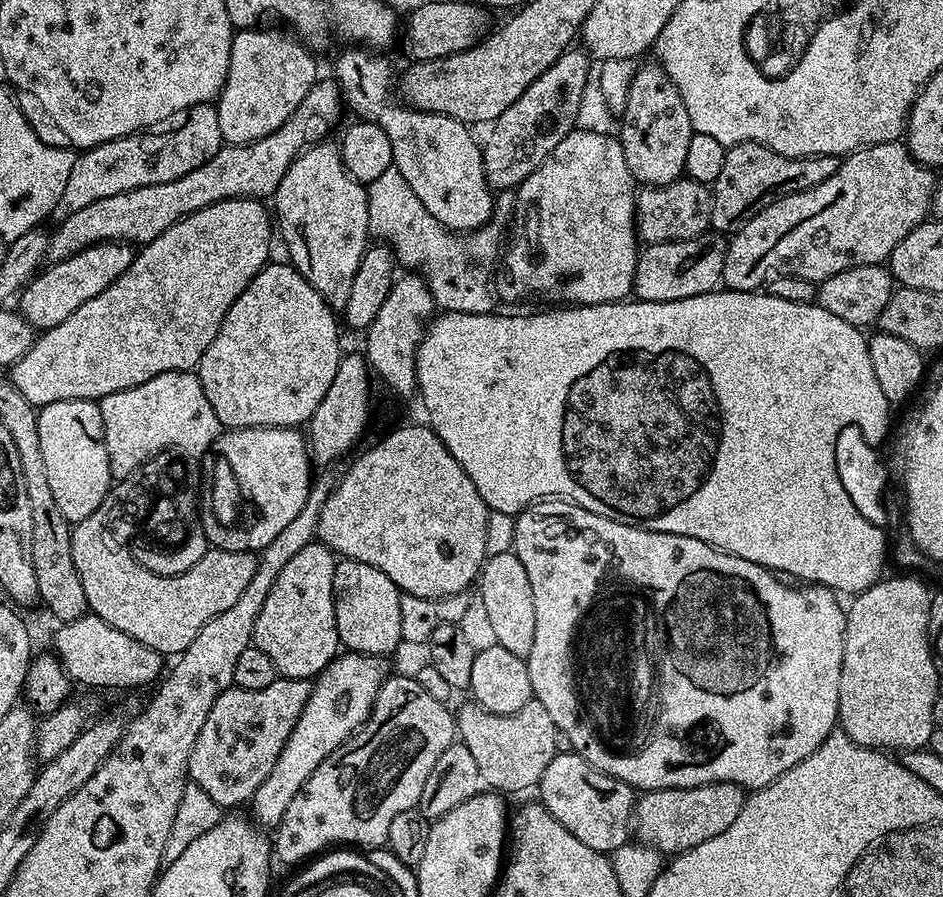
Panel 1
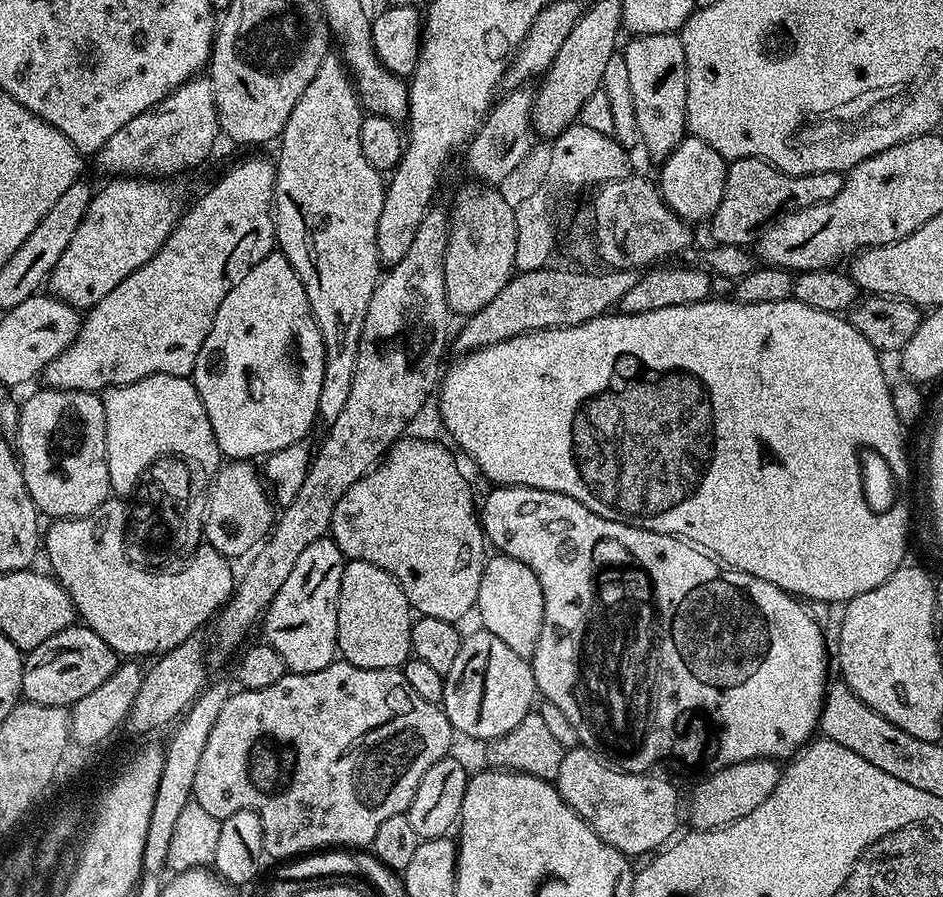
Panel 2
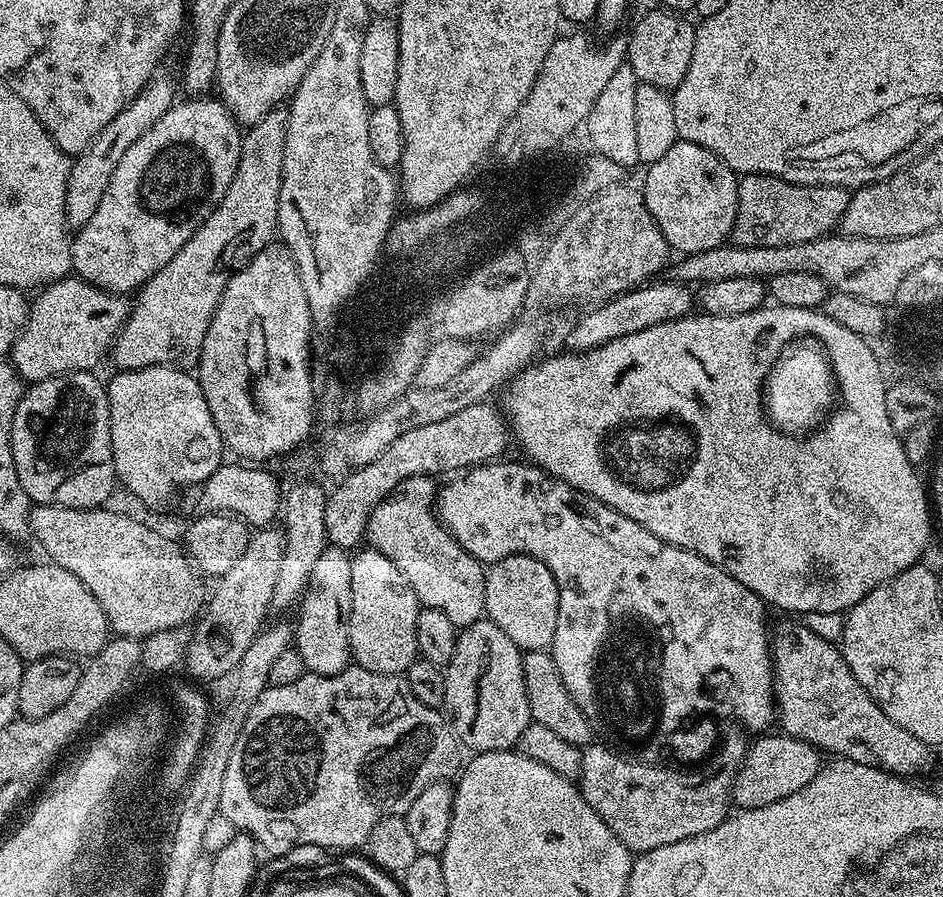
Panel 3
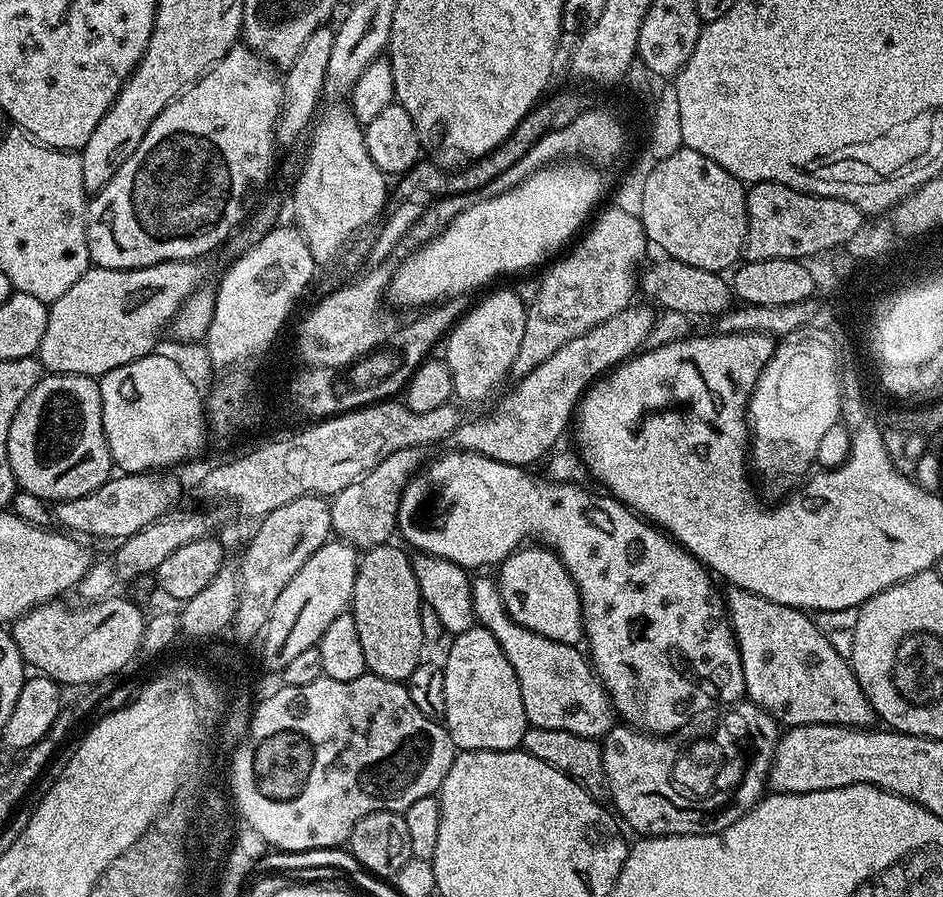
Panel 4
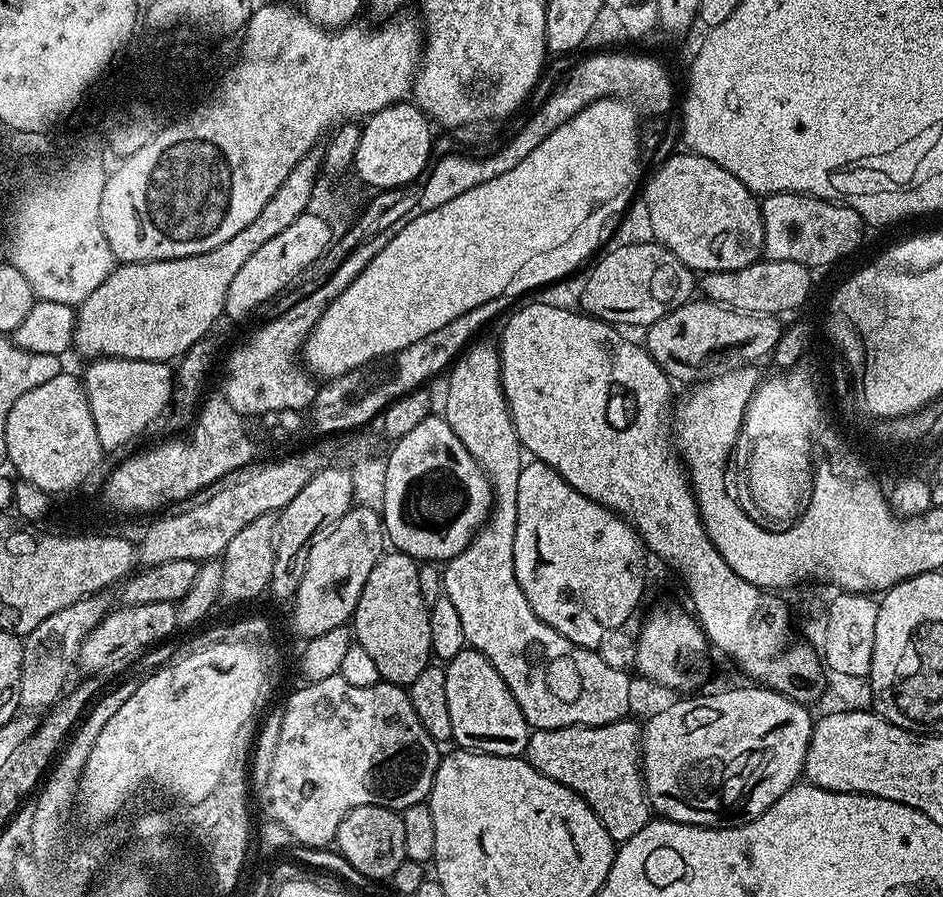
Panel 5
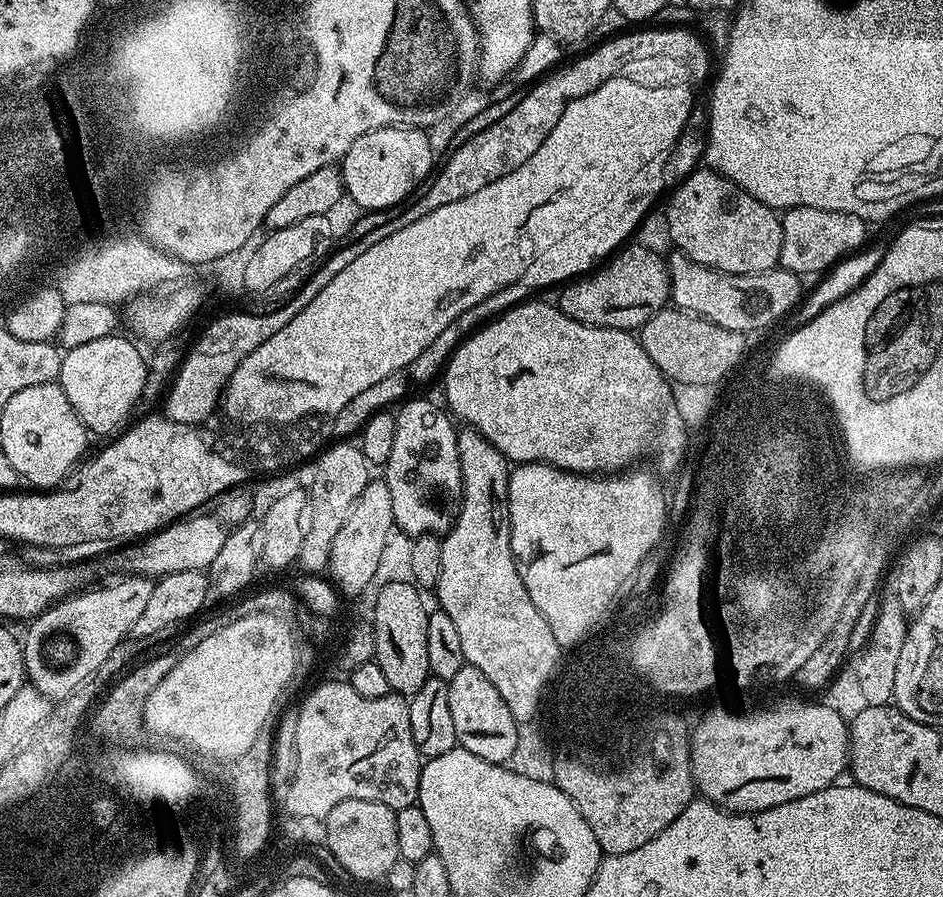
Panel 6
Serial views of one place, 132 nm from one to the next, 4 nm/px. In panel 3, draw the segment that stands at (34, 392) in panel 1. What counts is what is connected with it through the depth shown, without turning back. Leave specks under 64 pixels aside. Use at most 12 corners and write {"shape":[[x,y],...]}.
{"shape":[[288,114],[251,125],[222,202],[135,293],[110,360],[199,365],[234,272],[278,232]]}

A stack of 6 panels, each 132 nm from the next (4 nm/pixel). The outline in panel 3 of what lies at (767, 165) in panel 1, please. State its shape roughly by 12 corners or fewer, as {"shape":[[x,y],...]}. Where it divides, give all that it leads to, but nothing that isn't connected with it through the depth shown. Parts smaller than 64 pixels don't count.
{"shape":[[739,177],[731,243],[794,246],[827,236],[852,192]]}

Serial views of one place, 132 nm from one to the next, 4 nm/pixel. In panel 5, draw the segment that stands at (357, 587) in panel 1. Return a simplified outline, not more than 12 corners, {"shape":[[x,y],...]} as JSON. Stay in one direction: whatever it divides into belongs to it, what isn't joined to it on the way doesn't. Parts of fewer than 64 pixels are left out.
{"shape":[[385,551],[350,619],[381,681],[433,659],[421,565]]}

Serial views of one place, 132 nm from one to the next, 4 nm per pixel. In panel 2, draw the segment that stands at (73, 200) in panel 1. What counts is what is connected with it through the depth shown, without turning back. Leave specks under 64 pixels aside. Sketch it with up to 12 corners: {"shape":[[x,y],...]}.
{"shape":[[211,79],[126,122],[96,159],[112,176],[172,176],[220,138]]}

